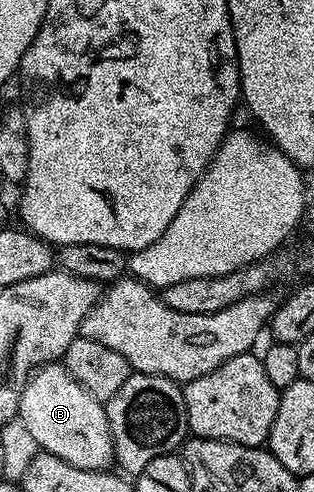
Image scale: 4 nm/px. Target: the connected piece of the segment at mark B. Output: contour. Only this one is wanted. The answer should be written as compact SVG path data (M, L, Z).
M51 363L34 370L20 395L17 420L44 453L51 453L72 467L88 471L111 468L114 461L112 431L108 427L106 406L97 401L76 379L72 379L65 364Z

